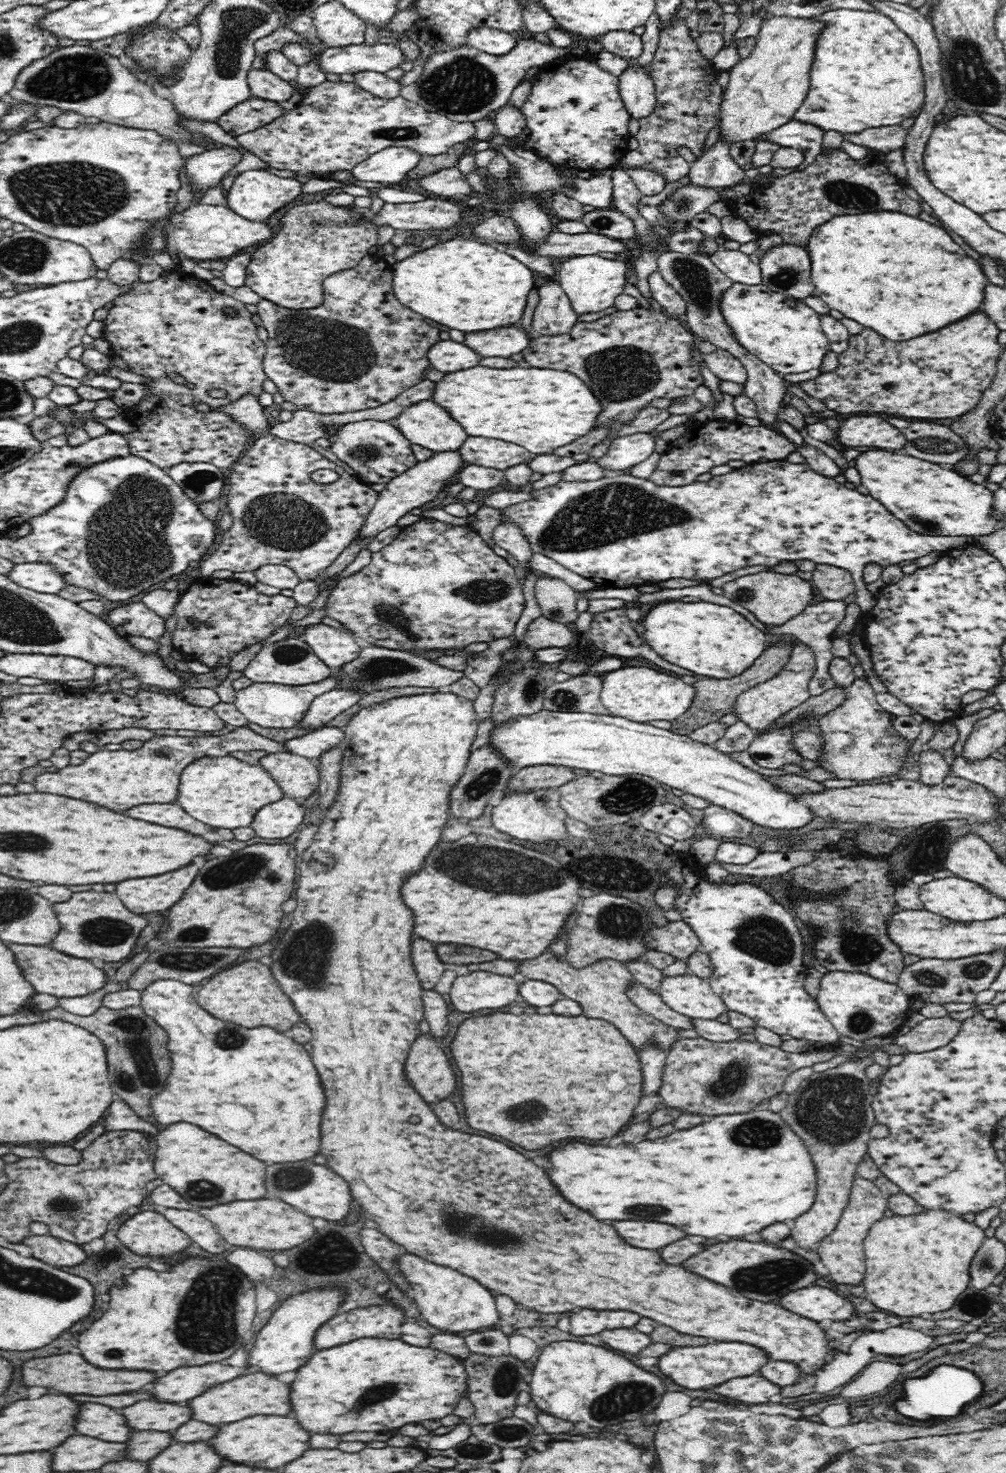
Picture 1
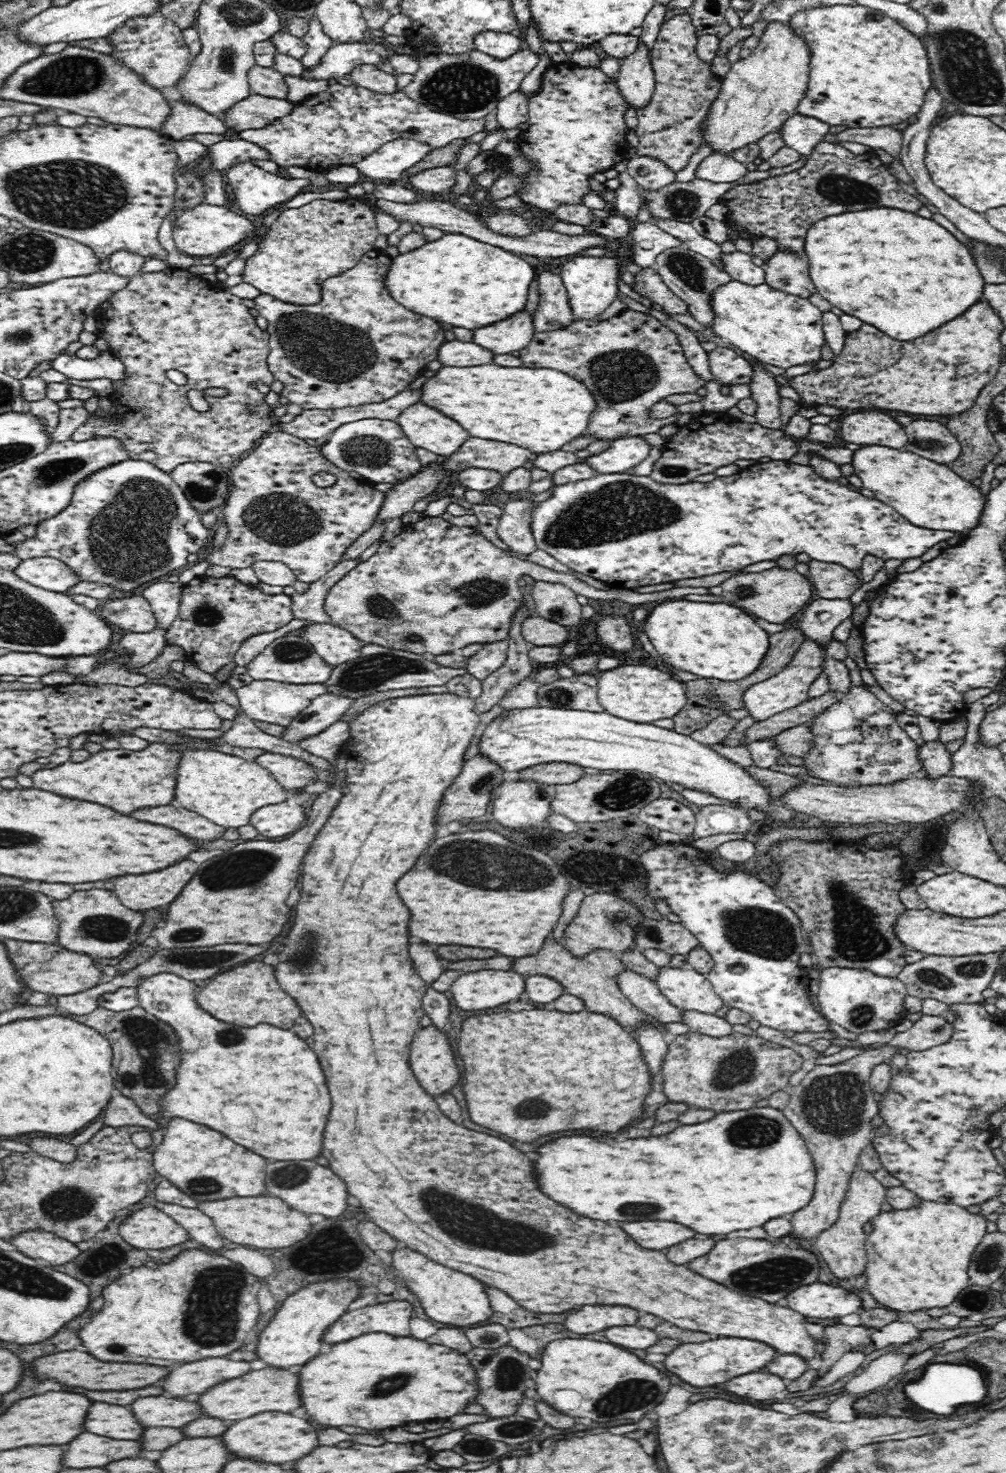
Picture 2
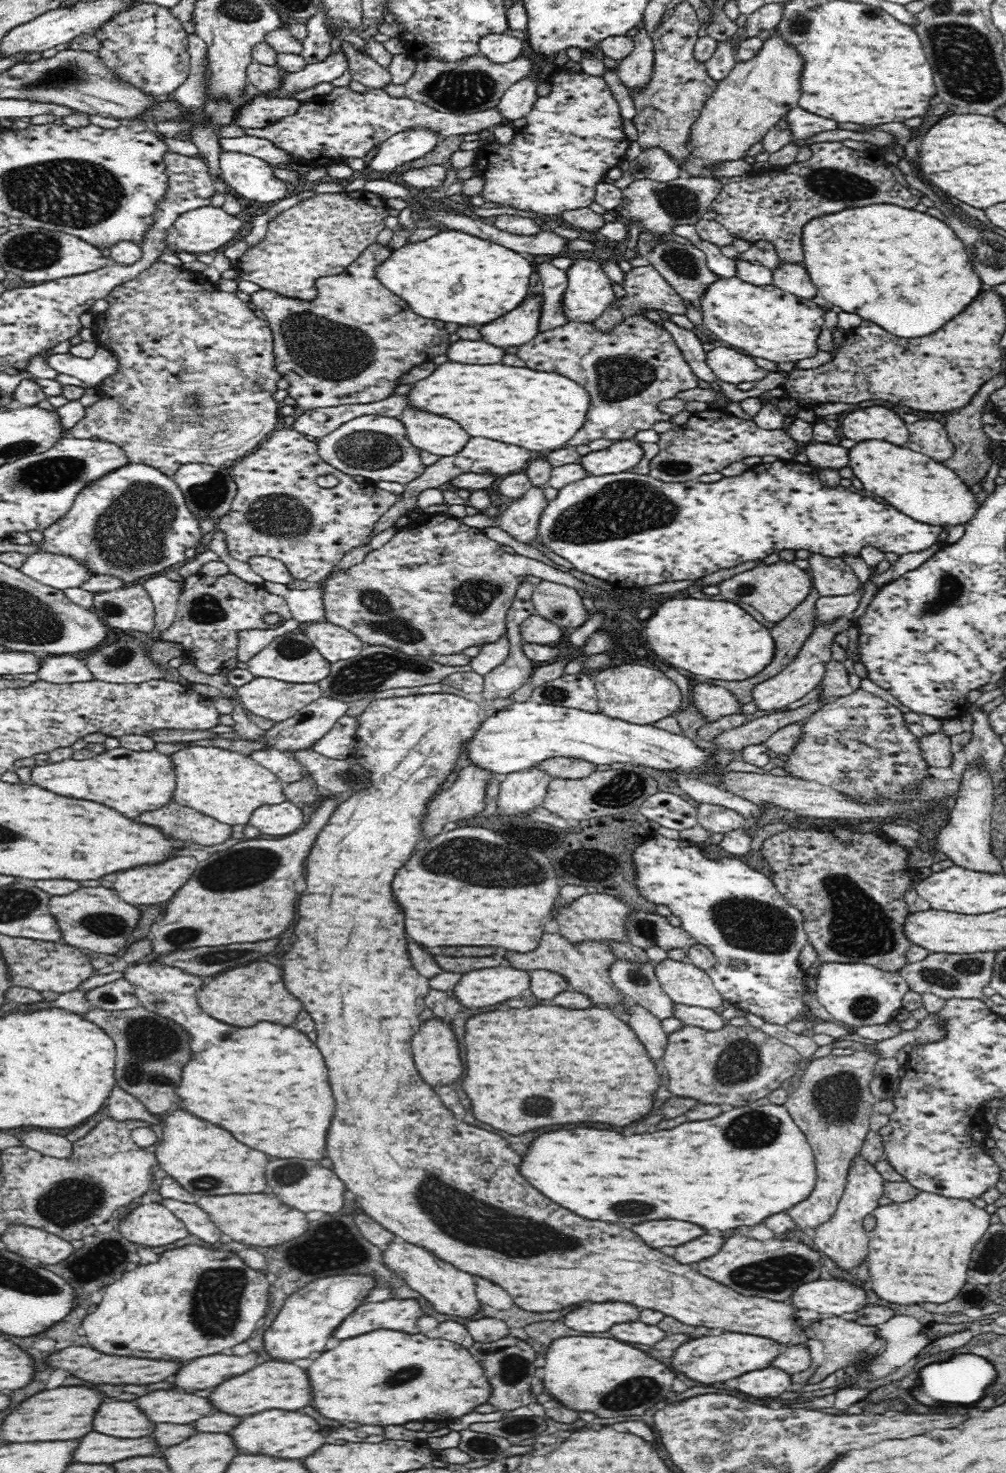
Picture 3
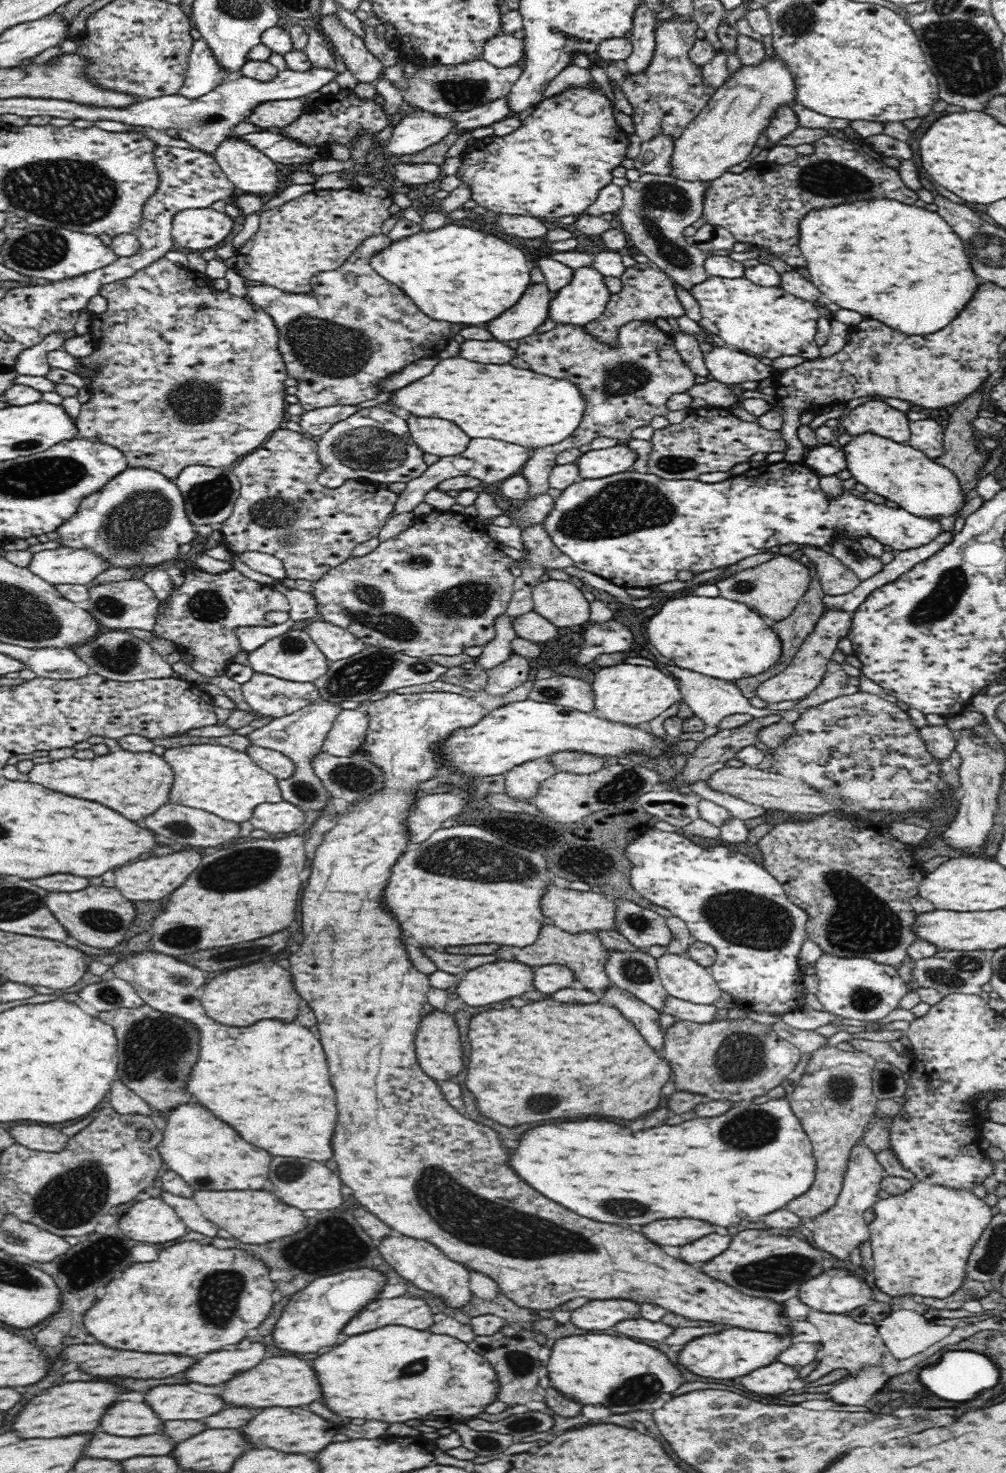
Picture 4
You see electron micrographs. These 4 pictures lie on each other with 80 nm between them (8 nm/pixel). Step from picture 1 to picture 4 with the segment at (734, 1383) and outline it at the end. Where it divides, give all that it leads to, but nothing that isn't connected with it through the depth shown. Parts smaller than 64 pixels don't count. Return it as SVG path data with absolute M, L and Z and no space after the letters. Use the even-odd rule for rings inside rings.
M776 1360L768 1366L753 1370L750 1374L738 1378L743 1389L756 1394L768 1394L776 1396L790 1388L793 1380L798 1378L798 1369L793 1366L786 1366Z

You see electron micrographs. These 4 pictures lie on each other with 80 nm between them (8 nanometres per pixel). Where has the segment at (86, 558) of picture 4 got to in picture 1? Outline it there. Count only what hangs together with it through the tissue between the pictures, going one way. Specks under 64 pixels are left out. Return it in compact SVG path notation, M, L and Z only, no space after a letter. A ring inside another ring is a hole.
M50 563L16 564L7 576L12 583L38 593L58 594L68 586Z

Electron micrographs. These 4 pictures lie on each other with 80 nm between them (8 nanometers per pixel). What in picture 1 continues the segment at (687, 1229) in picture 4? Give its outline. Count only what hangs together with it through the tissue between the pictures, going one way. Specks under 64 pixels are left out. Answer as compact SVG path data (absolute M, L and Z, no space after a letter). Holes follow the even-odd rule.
M618 1220L618 1222L612 1222L612 1226L628 1244L632 1244L636 1248L646 1248L646 1250L658 1250L658 1248L686 1236L680 1230L676 1230L674 1226L660 1224L660 1222L638 1222L638 1220L624 1222L624 1220Z

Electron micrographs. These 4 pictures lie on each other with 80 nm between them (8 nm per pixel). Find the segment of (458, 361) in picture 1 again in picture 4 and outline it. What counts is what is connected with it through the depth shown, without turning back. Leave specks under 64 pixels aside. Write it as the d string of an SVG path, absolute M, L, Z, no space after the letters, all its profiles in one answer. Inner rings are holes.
M466 340L460 344L460 356L480 364L504 364L514 352L516 350L496 340Z

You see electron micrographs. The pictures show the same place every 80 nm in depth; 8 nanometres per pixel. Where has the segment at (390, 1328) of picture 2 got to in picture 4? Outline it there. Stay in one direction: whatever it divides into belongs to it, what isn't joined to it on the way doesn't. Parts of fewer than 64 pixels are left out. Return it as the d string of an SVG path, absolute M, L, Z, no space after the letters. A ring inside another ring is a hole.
M405 1296L390 1298L390 1300L376 1300L364 1306L364 1310L358 1312L346 1326L344 1334L354 1336L354 1334L364 1334L370 1330L396 1324L396 1326L408 1326L416 1330L426 1330L432 1326L432 1308L422 1298L406 1298Z

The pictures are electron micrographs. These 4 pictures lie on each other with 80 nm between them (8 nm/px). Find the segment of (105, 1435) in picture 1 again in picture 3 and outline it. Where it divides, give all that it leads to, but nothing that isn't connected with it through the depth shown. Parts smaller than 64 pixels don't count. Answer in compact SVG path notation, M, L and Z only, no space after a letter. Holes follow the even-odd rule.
M104 1402L96 1412L92 1426L100 1434L116 1438L142 1438L150 1436L154 1424L132 1402Z

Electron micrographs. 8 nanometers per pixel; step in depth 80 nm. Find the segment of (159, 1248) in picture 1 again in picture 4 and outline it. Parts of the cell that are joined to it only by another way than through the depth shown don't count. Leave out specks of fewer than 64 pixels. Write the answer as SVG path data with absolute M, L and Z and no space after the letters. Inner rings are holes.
M161 1197L138 1201L120 1217L120 1230L138 1244L164 1244L186 1234L184 1221Z

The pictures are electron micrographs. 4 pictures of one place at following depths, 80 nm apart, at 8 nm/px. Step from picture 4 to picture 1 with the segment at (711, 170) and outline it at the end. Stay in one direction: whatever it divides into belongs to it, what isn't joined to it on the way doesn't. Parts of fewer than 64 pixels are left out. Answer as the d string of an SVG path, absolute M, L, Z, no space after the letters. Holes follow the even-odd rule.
M773 16L766 19L756 36L756 46L748 58L740 59L730 70L730 82L723 92L718 125L721 128L719 140L733 144L756 140L779 126L790 122L802 106L810 87L810 74L814 62L818 34L826 28L824 22L811 18Z

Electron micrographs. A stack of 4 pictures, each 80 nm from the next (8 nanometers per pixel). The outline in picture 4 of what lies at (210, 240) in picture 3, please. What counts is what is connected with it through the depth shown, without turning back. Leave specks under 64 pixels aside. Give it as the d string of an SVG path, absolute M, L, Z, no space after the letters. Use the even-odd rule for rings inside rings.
M211 207L187 209L173 217L169 235L182 248L208 250L230 236L234 223L233 218Z

